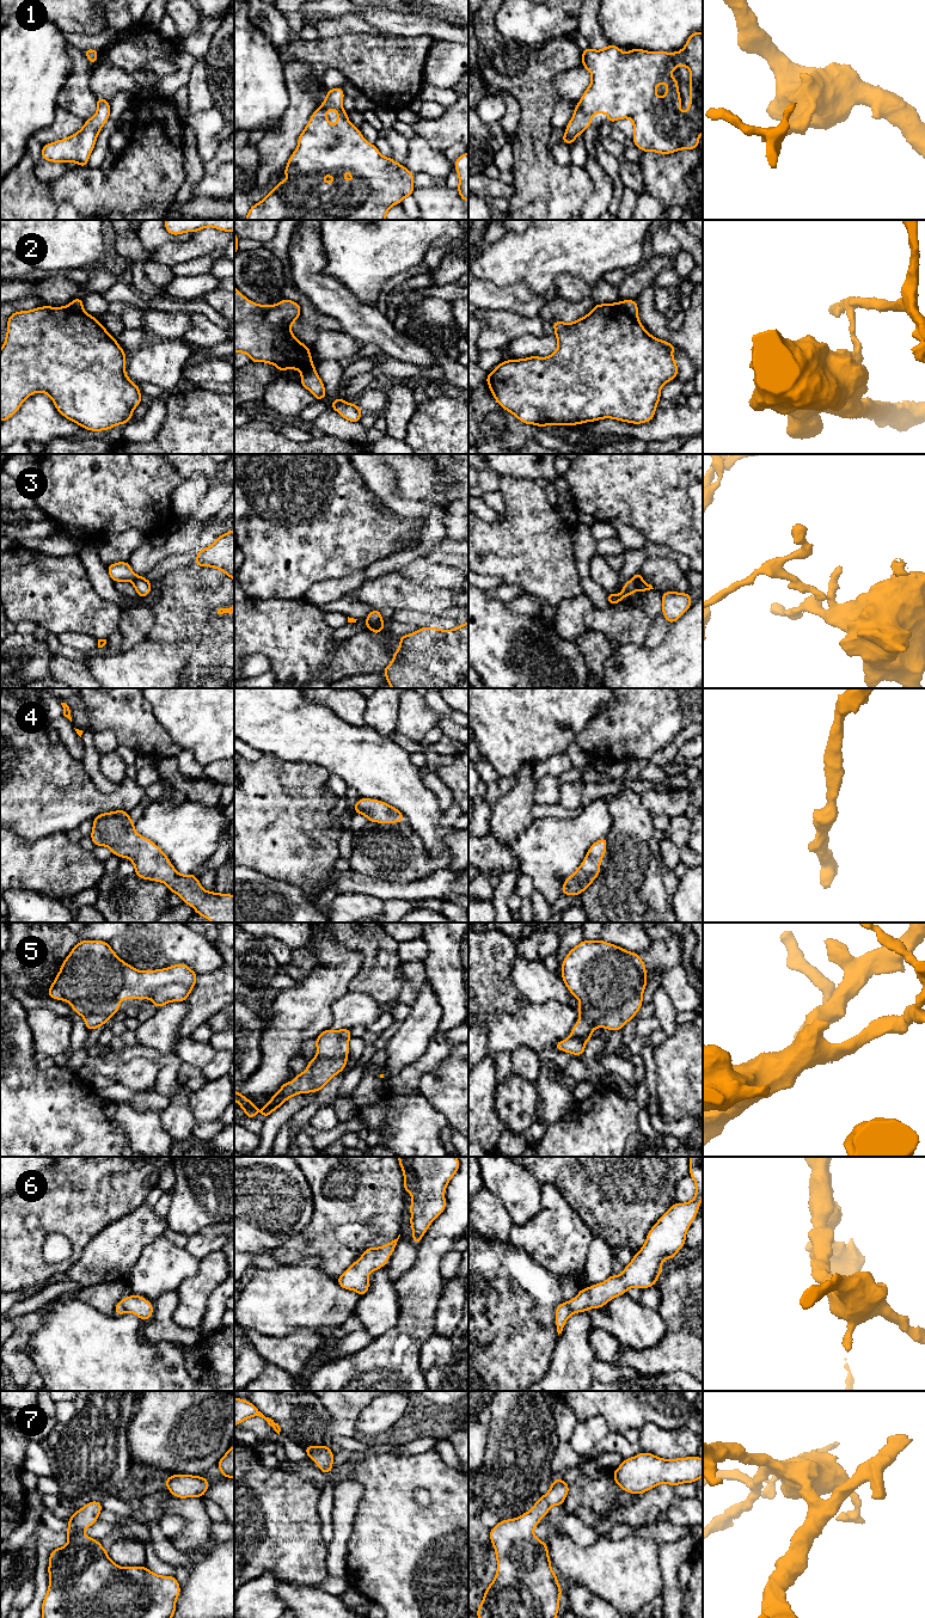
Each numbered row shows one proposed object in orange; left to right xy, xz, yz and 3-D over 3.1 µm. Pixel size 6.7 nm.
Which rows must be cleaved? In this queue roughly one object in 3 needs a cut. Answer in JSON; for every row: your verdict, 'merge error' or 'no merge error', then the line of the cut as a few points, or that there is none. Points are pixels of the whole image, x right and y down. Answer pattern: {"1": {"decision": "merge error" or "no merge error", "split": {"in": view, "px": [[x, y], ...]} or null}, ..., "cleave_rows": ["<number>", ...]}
{"1": {"decision": "no merge error", "split": null}, "2": {"decision": "merge error", "split": {"in": "yz", "px": [[618, 302], [638, 320]]}}, "3": {"decision": "merge error", "split": {"in": "xy", "px": [[140, 576], [133, 582]]}}, "4": {"decision": "no merge error", "split": null}, "5": {"decision": "no merge error", "split": null}, "6": {"decision": "no merge error", "split": null}, "7": {"decision": "no merge error", "split": null}, "cleave_rows": ["2", "3"]}

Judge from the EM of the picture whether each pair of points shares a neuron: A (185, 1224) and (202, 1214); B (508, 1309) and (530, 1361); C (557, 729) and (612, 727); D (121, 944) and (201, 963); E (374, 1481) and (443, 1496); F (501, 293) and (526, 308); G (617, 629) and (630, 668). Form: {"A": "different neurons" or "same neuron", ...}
{"A": "same neuron", "B": "same neuron", "C": "different neurons", "D": "same neuron", "E": "same neuron", "F": "same neuron", "G": "different neurons"}

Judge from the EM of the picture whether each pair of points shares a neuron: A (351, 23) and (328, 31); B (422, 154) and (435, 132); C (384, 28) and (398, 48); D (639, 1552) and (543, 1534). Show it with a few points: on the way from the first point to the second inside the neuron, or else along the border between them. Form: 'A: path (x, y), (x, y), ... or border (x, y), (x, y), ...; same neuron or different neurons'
A: path (345, 24), (334, 28); same neuron
B: border (416, 134), (442, 153); different neurons
C: border (422, 35), (393, 36); different neurons
D: border (551, 1531), (545, 1542); different neurons

